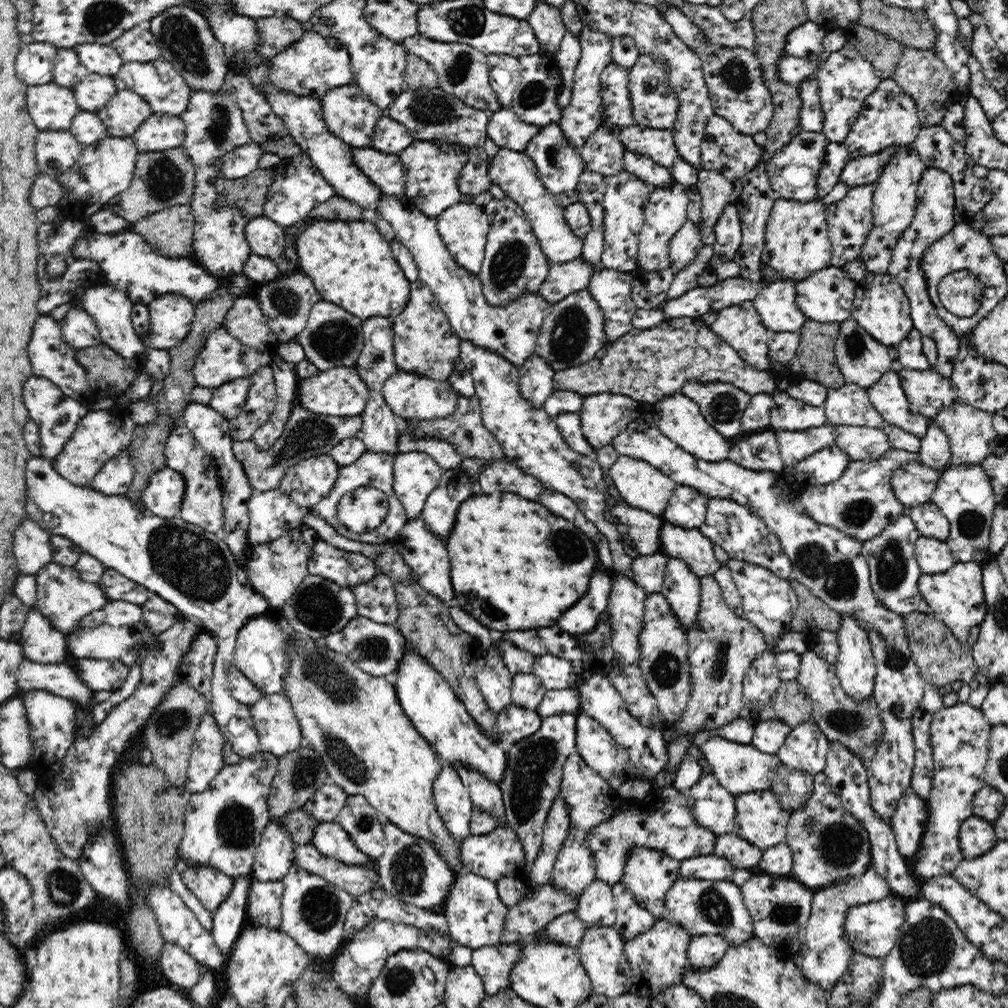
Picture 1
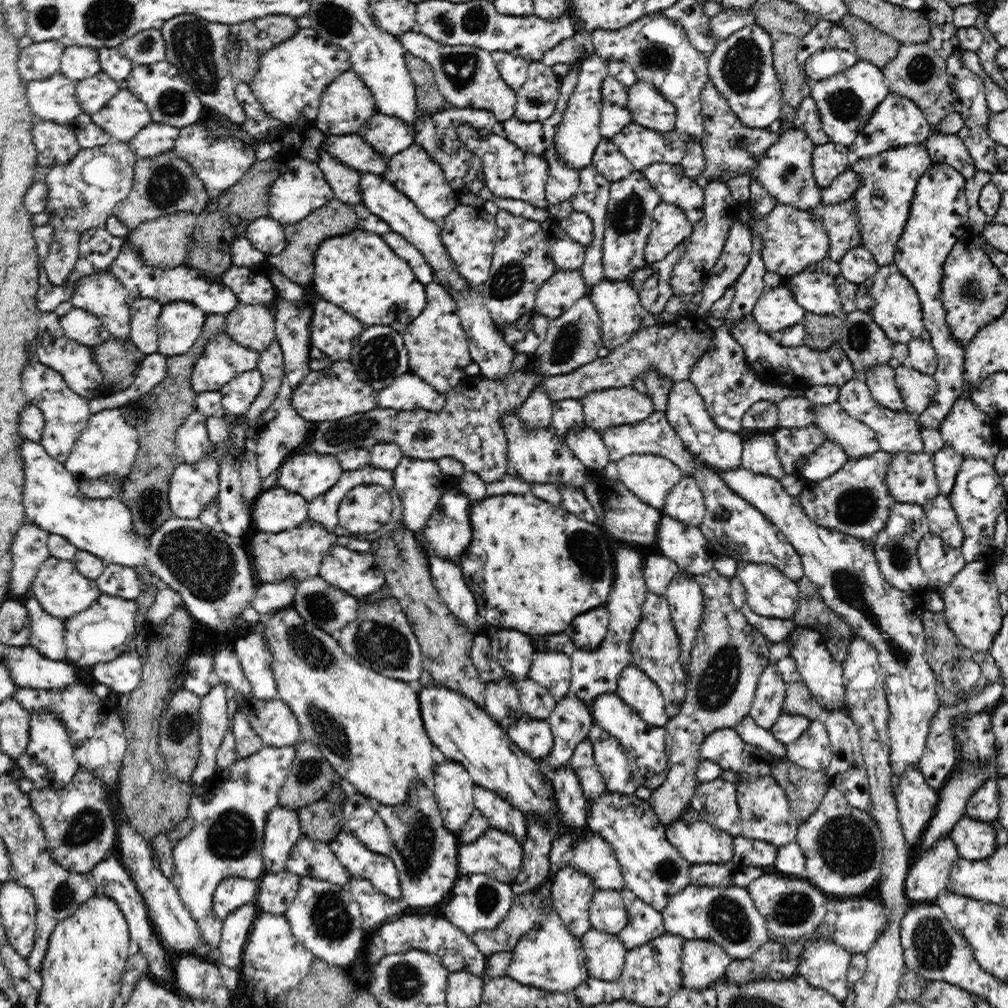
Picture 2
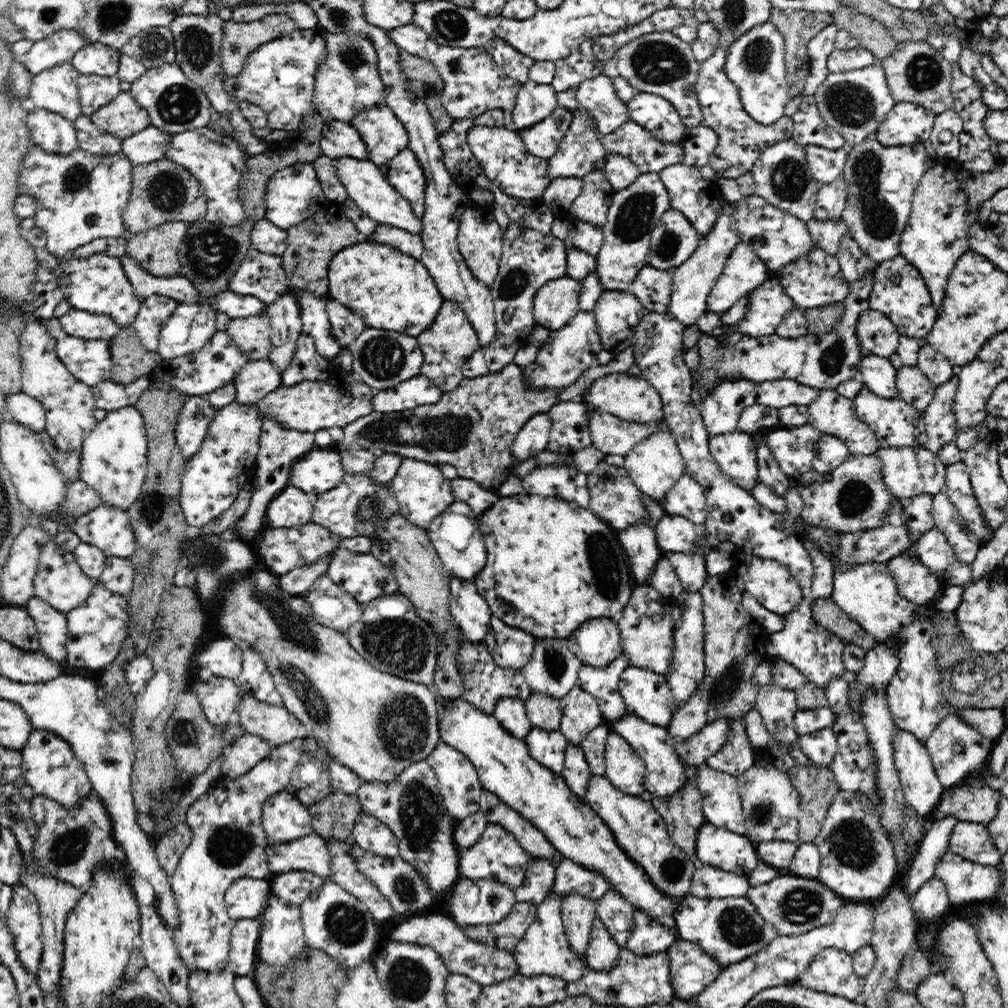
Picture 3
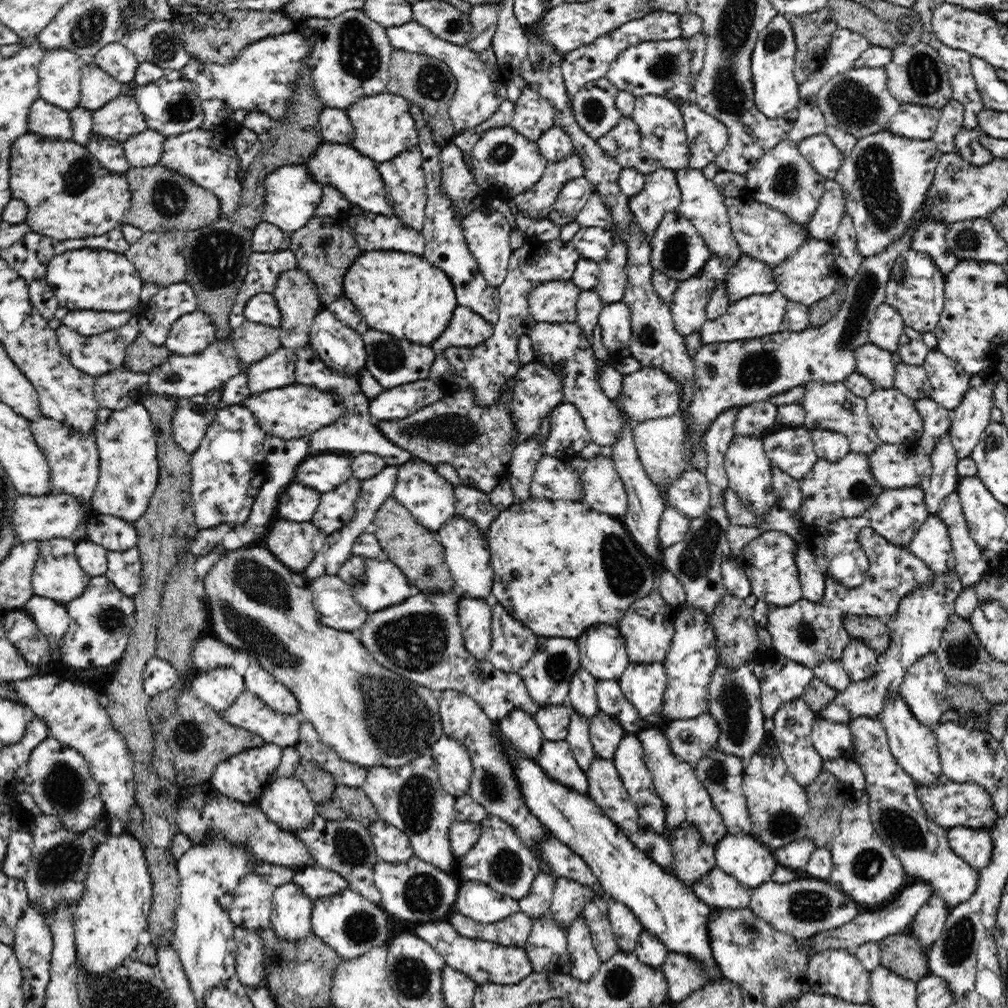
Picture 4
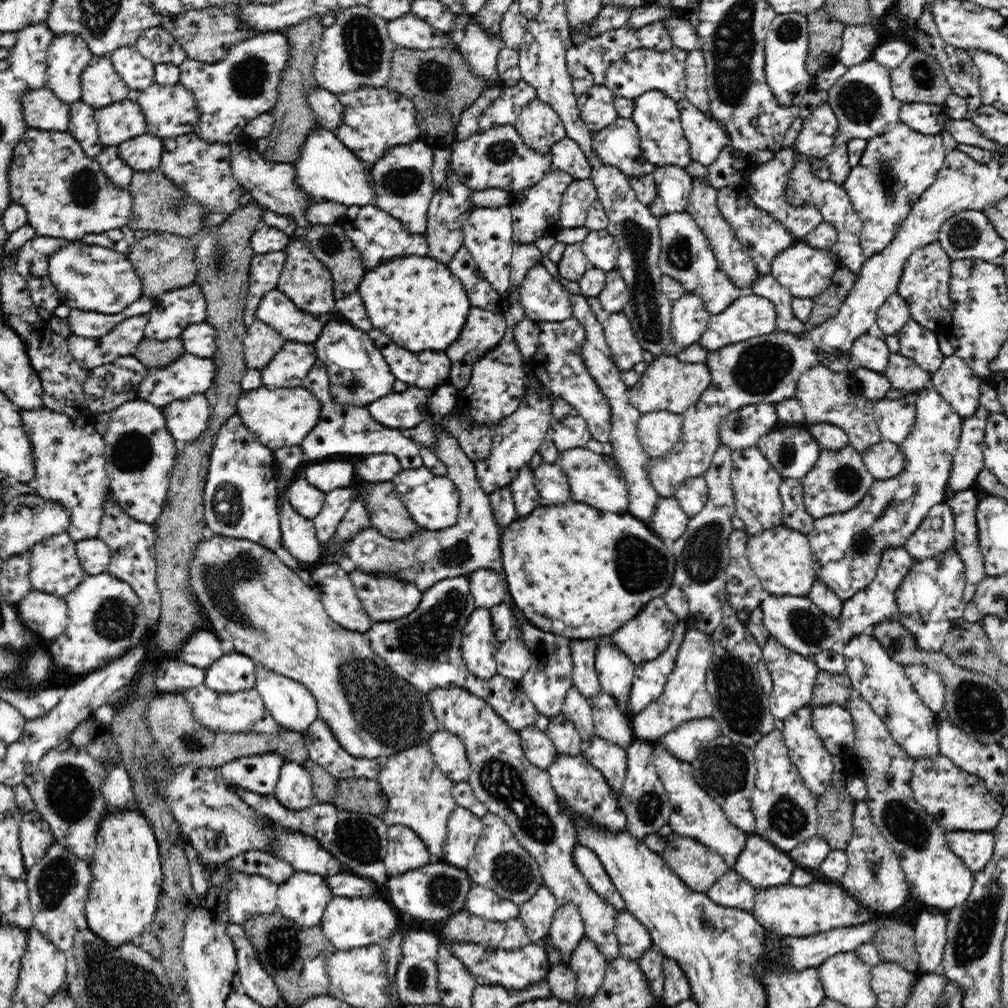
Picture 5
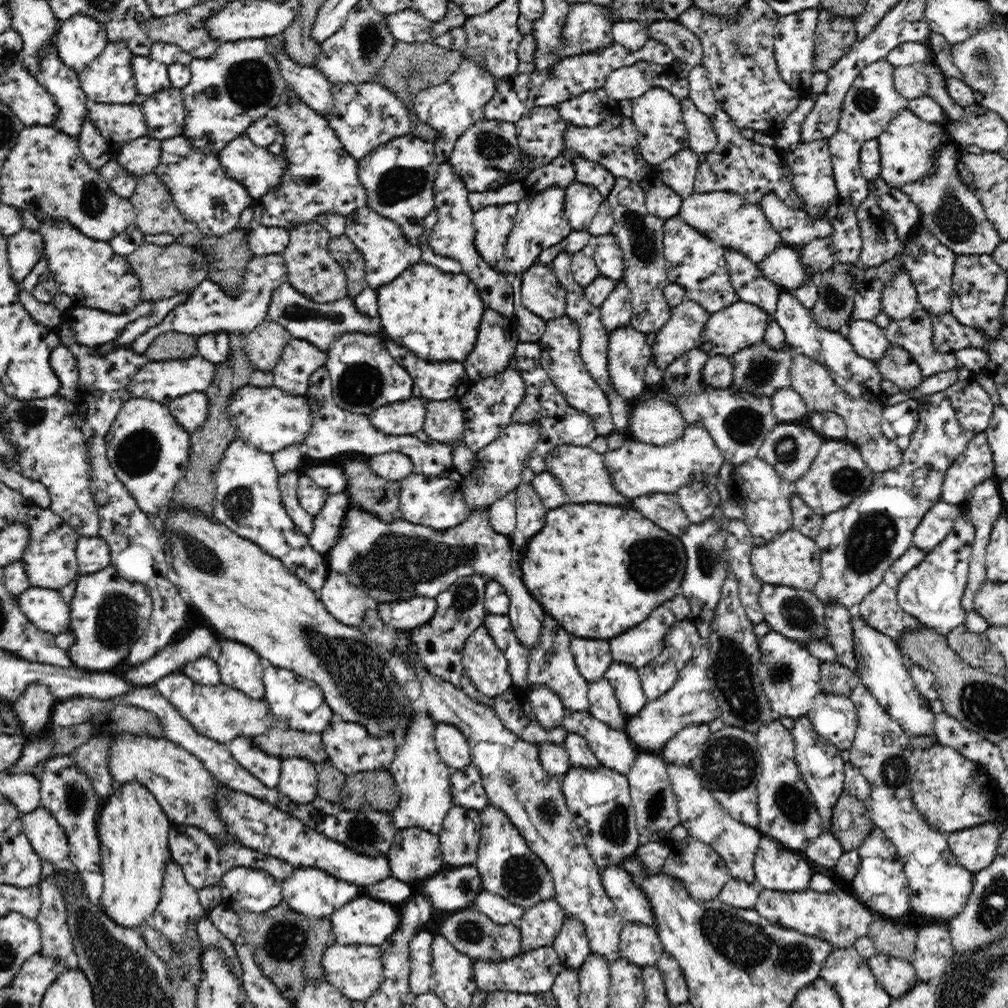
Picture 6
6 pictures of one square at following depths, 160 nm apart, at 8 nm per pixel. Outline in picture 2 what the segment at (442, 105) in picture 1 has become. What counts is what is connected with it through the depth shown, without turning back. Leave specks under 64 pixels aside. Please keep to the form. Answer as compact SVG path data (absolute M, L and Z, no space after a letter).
M448 104L442 106L438 112L432 112L432 114L423 112L418 108L416 110L416 122L412 124L411 129L415 144L440 163L448 184L457 194L477 194L485 200L492 201L495 196L485 186L483 167L480 165L479 156L475 152L470 152L459 140L457 127L463 124L470 125L480 139L485 139L492 134L492 126L496 122L498 120L492 111L458 108Z

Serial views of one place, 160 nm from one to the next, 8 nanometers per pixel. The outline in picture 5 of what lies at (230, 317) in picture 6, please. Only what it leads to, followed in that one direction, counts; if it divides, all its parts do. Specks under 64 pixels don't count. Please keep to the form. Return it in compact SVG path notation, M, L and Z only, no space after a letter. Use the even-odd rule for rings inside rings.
M278 250L252 257L249 266L249 290L246 296L246 308L243 314L245 325L255 321L258 302L269 290L276 289L280 272L287 261L285 251ZM194 283L162 292L152 301L152 308L148 310L148 322L144 326L146 339L165 341L176 338L186 326L205 321L204 295Z

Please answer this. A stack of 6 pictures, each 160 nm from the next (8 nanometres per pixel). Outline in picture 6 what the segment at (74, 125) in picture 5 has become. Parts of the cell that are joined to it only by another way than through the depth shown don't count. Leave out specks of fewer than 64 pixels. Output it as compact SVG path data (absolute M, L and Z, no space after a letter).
M86 114L82 127L78 138L80 152L92 168L99 169L111 159L109 142L98 133L89 114Z

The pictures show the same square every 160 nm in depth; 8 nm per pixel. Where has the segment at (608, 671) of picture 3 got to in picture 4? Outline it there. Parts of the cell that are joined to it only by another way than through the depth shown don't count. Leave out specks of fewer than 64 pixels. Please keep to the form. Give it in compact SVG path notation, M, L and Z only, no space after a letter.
M596 678L596 698L599 712L611 715L625 734L636 734L637 731L650 726L640 718L636 707L624 697L617 680Z

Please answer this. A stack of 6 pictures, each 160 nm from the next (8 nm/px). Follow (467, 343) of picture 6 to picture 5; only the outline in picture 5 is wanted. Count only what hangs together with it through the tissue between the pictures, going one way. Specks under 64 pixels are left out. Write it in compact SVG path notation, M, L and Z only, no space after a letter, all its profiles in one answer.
M400 256L384 260L364 272L356 291L373 328L412 352L446 350L458 338L472 307L463 283L444 263L428 256Z

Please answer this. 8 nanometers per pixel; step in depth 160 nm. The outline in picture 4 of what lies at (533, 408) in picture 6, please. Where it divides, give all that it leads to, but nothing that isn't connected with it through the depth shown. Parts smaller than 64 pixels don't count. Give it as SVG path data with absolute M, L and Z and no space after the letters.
M560 403L551 410L550 420L544 454L565 460L576 456L591 443L591 434L574 403Z

